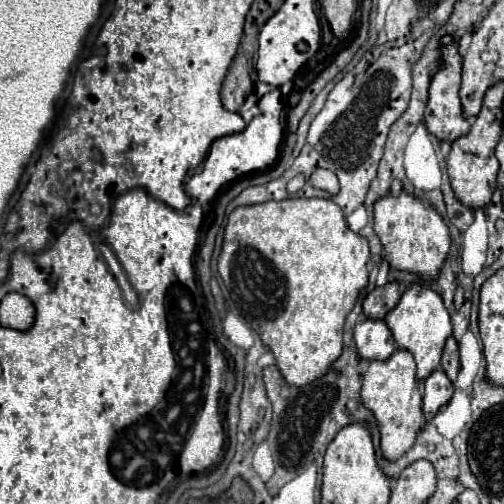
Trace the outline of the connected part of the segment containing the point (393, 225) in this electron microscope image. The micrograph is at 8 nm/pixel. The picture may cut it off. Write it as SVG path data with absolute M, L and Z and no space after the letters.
M401 190L399 196L387 194L373 206L373 226L383 244L383 256L393 268L417 272L425 280L437 278L451 248L451 238L445 220L433 206L427 206L407 190Z

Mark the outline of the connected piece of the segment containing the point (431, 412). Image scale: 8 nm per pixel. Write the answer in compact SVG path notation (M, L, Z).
M437 368L433 370L425 380L423 380L423 414L429 420L431 416L435 416L435 412L447 404L453 396L455 388L453 382L447 378L447 374Z

